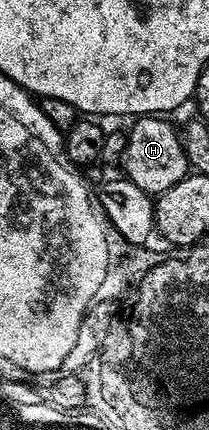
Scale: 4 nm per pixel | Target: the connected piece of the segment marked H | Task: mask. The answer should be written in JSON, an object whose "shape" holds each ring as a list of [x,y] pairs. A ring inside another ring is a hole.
{"shape":[[[142,115],[132,122],[125,138],[124,176],[143,192],[156,195],[175,187],[184,177],[188,177],[191,166],[185,154],[185,142],[179,129],[161,115]]]}

